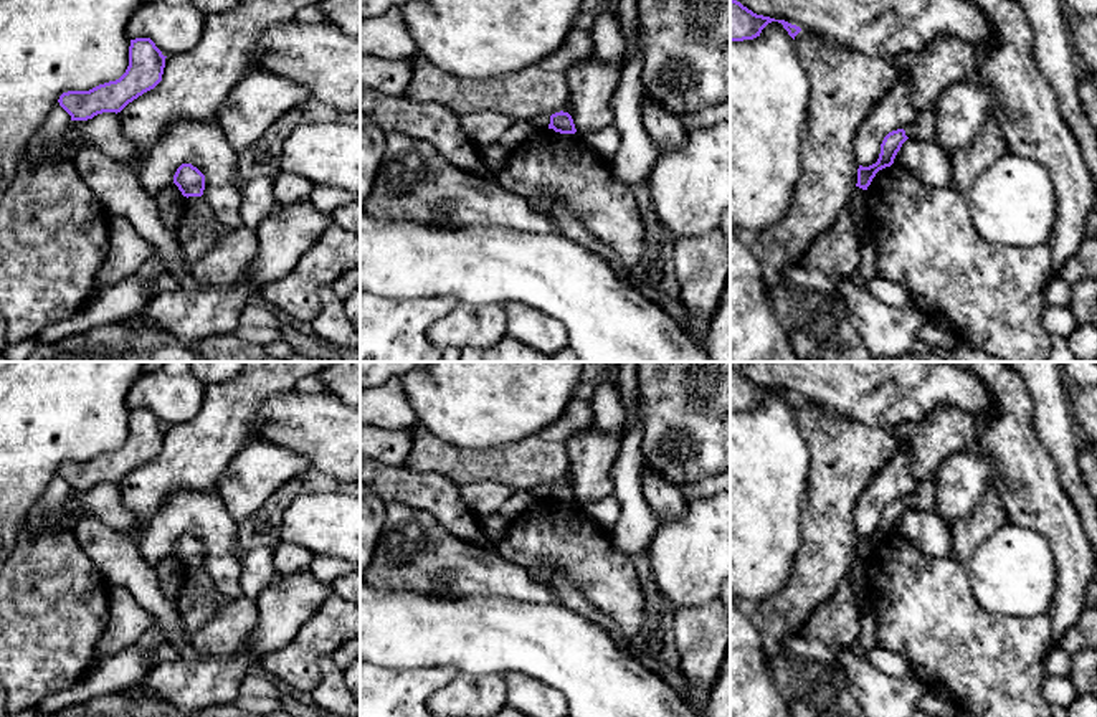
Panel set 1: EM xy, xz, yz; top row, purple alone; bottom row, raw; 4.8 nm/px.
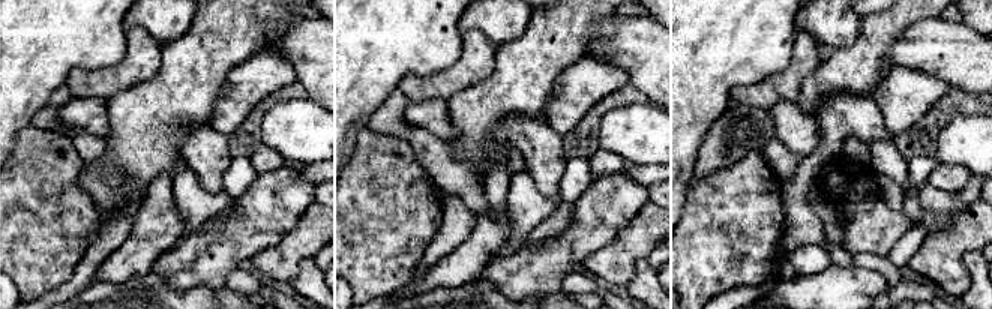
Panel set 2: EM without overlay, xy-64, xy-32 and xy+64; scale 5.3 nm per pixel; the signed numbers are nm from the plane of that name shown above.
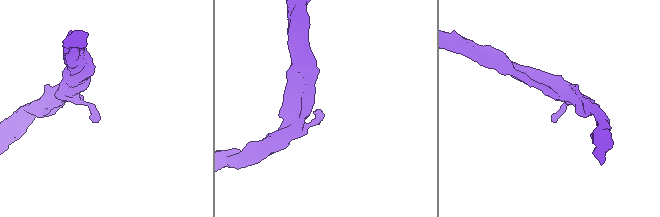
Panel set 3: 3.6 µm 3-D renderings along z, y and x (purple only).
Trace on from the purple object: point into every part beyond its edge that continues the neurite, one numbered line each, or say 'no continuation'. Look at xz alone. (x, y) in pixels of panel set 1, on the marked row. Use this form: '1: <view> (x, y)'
no continuation

